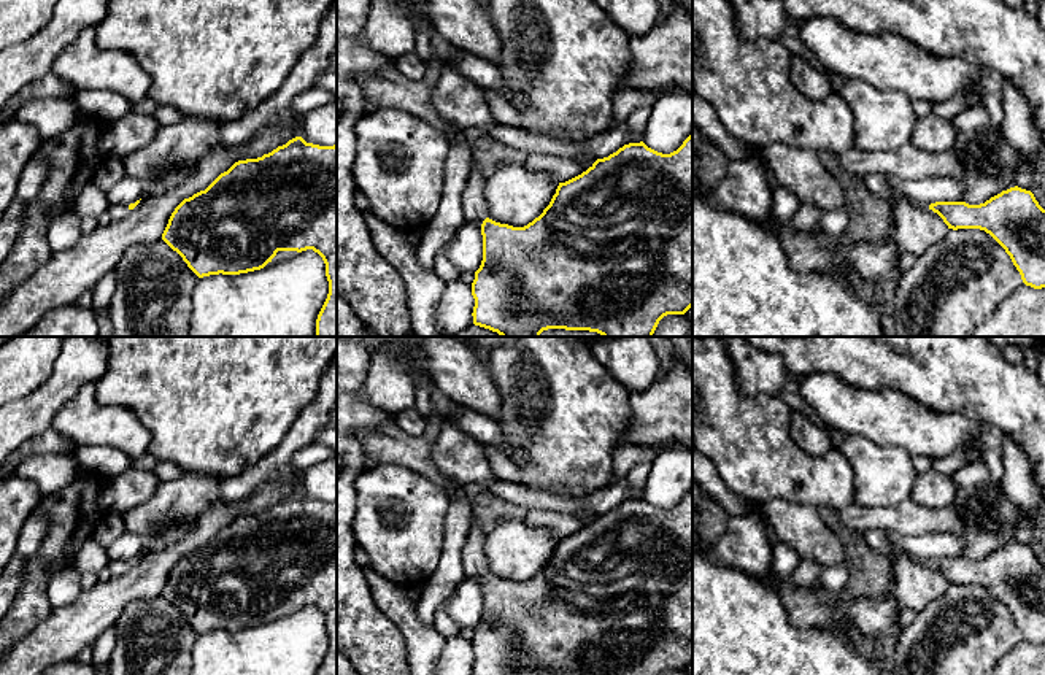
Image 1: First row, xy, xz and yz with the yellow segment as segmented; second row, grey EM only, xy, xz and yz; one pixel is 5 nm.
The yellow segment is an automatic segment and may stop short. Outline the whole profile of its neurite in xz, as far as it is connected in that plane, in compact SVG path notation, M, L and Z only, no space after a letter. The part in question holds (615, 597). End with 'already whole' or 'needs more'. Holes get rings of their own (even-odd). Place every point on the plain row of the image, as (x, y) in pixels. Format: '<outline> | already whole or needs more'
M692 491L670 510L657 508L640 497L624 500L608 513L597 515L581 530L559 538L549 561L524 583L500 580L488 573L486 535L488 532L472 515L470 530L461 557L464 575L480 578L483 591L483 616L472 638L472 651L475 654L473 675L662 675L667 670L684 670L692 662Z | needs more

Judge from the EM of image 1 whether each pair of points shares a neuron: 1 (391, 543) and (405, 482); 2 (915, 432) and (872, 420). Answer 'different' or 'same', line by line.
1: same
2: same

